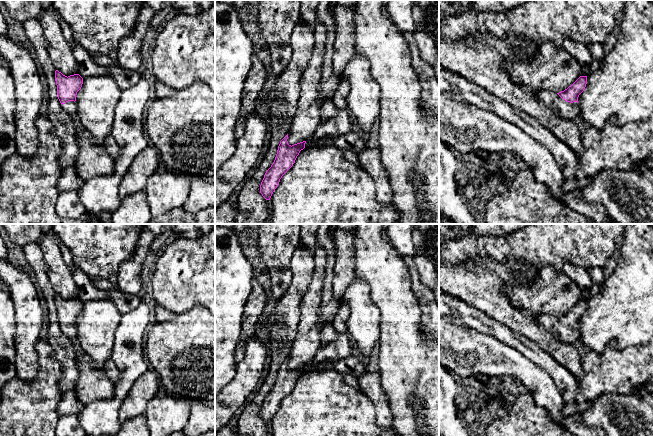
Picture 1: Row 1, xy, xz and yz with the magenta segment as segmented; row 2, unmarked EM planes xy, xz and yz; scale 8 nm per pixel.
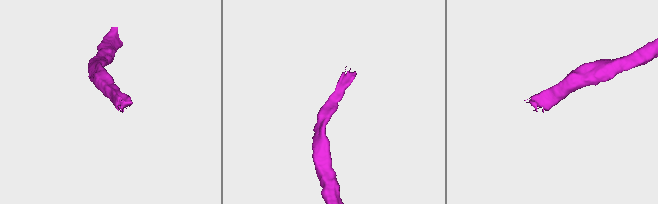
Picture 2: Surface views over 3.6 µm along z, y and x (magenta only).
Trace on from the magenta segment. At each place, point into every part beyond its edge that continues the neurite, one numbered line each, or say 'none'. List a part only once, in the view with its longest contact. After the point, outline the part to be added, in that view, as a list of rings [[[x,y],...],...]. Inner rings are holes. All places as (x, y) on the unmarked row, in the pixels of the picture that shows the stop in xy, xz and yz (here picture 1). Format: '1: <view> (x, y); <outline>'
1: yz (562, 332); [[[539,316],[538,323],[544,327],[558,341],[567,343],[580,342],[580,330],[577,326],[567,326],[563,324],[556,316]]]

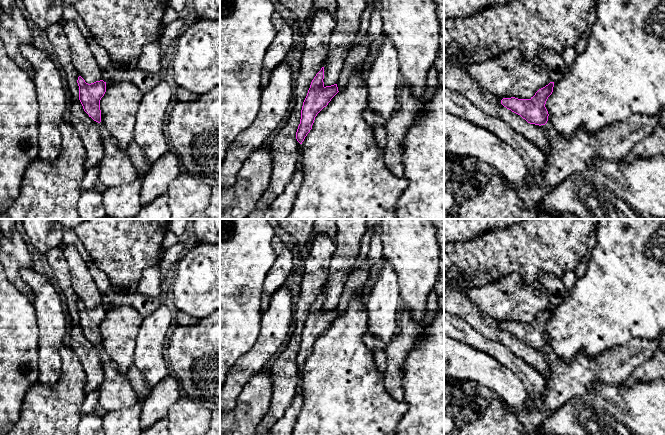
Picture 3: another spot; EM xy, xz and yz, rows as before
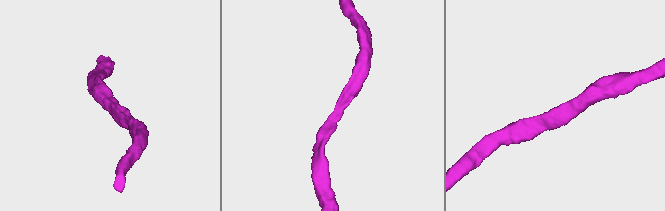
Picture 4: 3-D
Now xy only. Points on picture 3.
none

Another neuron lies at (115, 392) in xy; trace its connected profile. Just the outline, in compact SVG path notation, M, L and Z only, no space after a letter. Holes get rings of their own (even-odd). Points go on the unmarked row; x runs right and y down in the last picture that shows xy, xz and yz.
M101 351L104 378L99 386L99 404L105 412L130 407L138 403L139 397L126 374L121 373L114 362Z

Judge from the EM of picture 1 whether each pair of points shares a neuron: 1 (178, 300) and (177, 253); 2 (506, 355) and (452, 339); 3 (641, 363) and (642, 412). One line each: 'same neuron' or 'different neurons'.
1: same neuron
2: same neuron
3: different neurons

